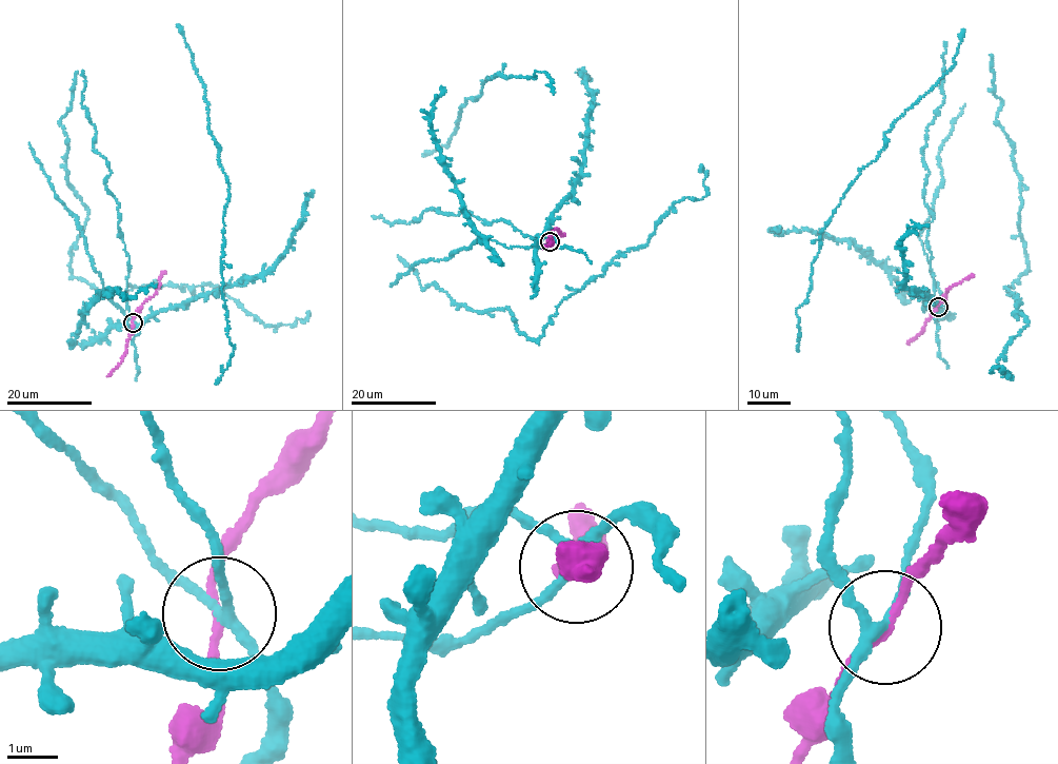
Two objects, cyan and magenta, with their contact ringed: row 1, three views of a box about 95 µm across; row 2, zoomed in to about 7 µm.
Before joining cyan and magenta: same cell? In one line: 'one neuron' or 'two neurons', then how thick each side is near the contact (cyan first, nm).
one neuron; 180 nm thick on the cyan side, 150 nm on the other

